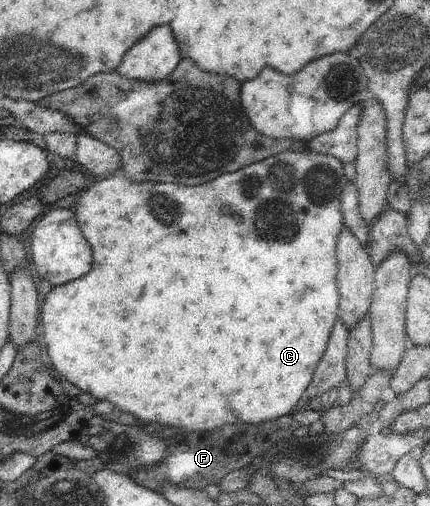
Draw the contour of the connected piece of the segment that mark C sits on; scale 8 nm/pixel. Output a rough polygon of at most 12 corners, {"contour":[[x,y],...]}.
{"contour":[[339,158],[73,209],[47,359],[145,421],[287,416],[338,318]]}

